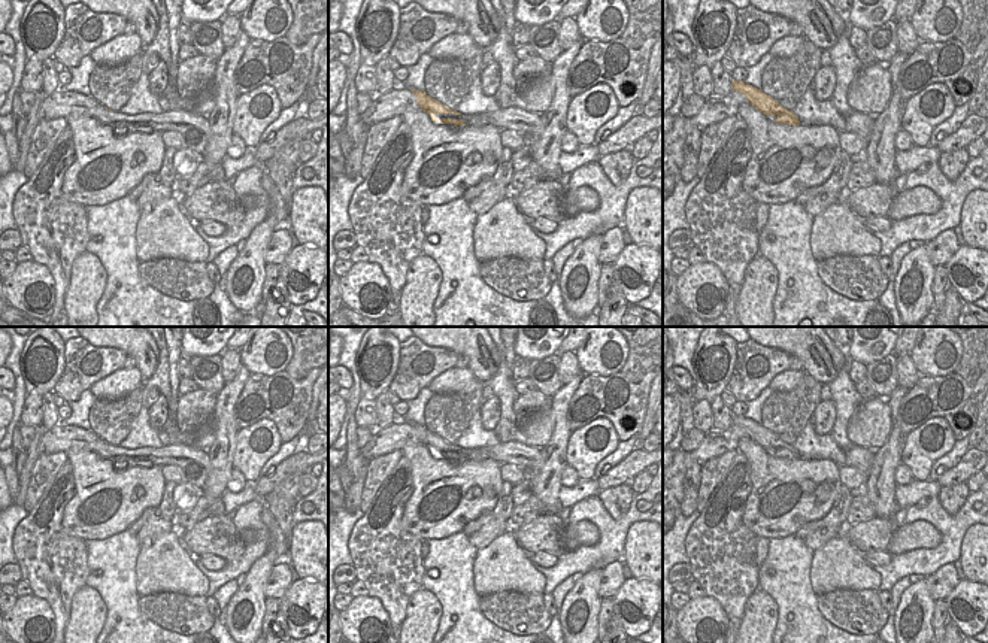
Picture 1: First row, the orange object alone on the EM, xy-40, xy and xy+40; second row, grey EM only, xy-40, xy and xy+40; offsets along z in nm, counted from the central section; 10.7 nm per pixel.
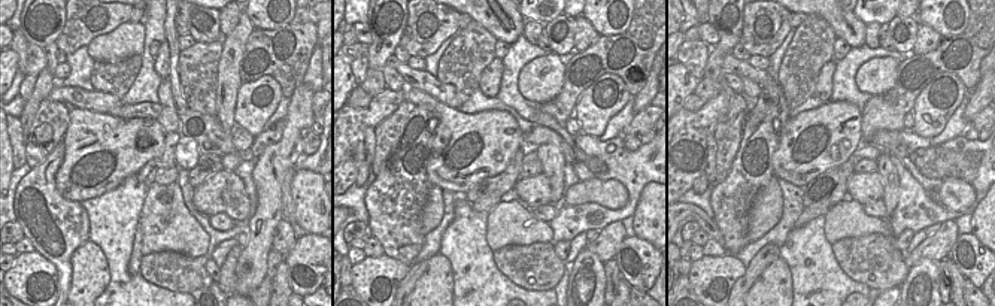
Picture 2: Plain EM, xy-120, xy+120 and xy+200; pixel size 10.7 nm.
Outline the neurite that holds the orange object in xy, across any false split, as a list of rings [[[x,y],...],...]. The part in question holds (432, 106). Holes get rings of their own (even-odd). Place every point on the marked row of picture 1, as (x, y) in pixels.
[[[409,90],[416,95],[416,103],[430,115],[433,122],[464,127],[493,125],[498,130],[513,130],[522,139],[524,148],[530,151],[542,134],[540,116],[516,106],[498,109],[493,113],[463,115],[431,98],[425,91]]]

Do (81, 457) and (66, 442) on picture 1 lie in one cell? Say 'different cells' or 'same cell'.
different cells

